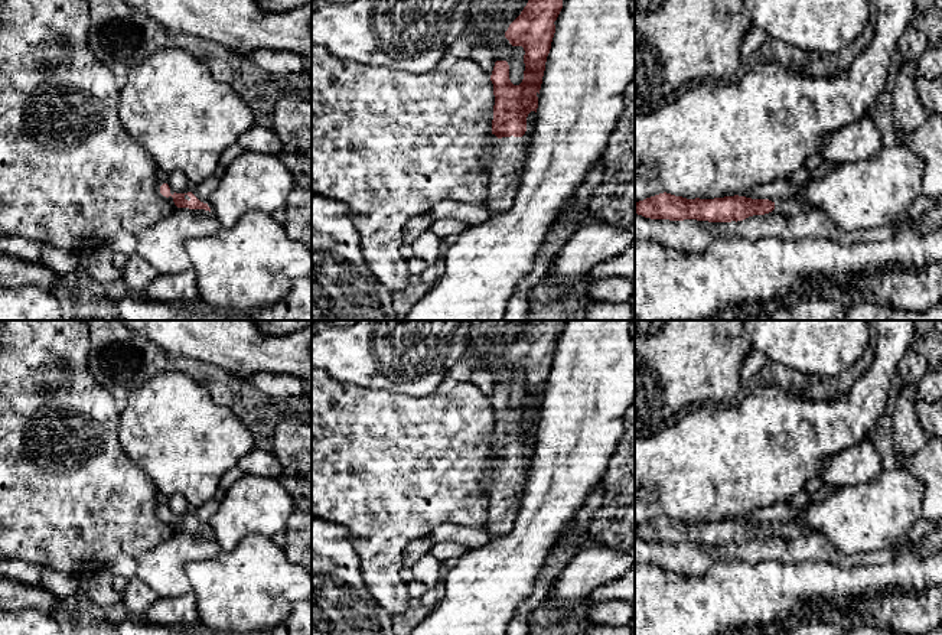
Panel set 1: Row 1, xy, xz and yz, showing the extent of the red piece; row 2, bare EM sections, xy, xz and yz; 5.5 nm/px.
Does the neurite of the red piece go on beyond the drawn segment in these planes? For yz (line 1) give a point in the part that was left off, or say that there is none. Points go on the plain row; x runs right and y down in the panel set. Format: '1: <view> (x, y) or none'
1: yz (792, 528)

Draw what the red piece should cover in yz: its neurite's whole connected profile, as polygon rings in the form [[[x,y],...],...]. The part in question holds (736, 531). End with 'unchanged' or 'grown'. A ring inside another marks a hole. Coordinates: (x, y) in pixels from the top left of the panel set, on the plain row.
[[[666,515],[635,527],[635,537],[651,543],[669,544],[737,546],[753,538],[769,537],[773,533],[785,538],[795,538],[811,534],[811,530],[795,520],[772,525],[739,518],[714,522],[687,522]]]; grown

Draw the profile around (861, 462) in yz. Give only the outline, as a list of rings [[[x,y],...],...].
[[[870,440],[863,442],[824,459],[818,478],[822,483],[845,486],[864,483],[884,469],[880,453]]]

